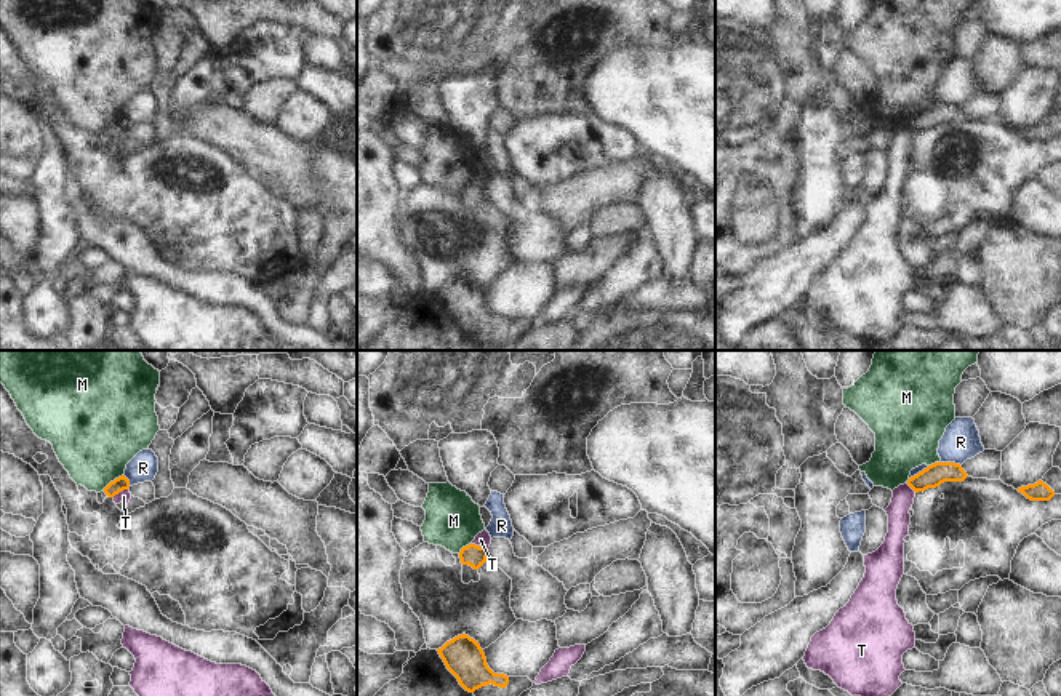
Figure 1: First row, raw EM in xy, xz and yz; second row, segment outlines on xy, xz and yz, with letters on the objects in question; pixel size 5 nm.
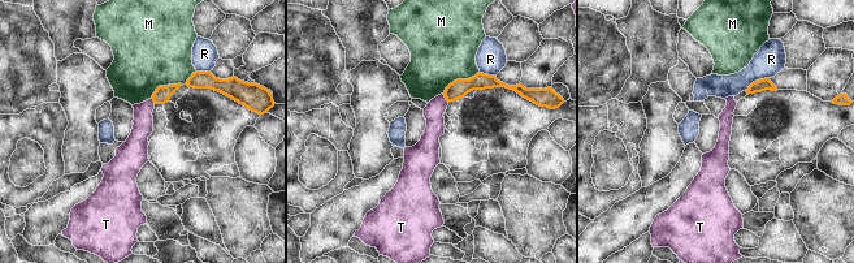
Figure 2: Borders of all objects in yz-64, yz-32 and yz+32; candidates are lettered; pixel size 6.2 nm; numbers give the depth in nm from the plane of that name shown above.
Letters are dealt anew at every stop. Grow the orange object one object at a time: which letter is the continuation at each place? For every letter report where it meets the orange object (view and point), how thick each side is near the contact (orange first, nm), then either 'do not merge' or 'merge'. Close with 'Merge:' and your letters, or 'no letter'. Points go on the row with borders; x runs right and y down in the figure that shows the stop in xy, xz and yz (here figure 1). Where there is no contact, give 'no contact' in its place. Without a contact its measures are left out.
M: meets orange in xy at (114, 480); 70 nm thick on the orange side, 440 nm on the other; do not merge
R: meets orange in yz at (951, 463); 110 nm thick on the orange side, 190 nm on the other; do not merge
T: meets orange in xy at (120, 490); 70 nm thick on the orange side, 60 nm on the other; do not merge
Merge: no letter

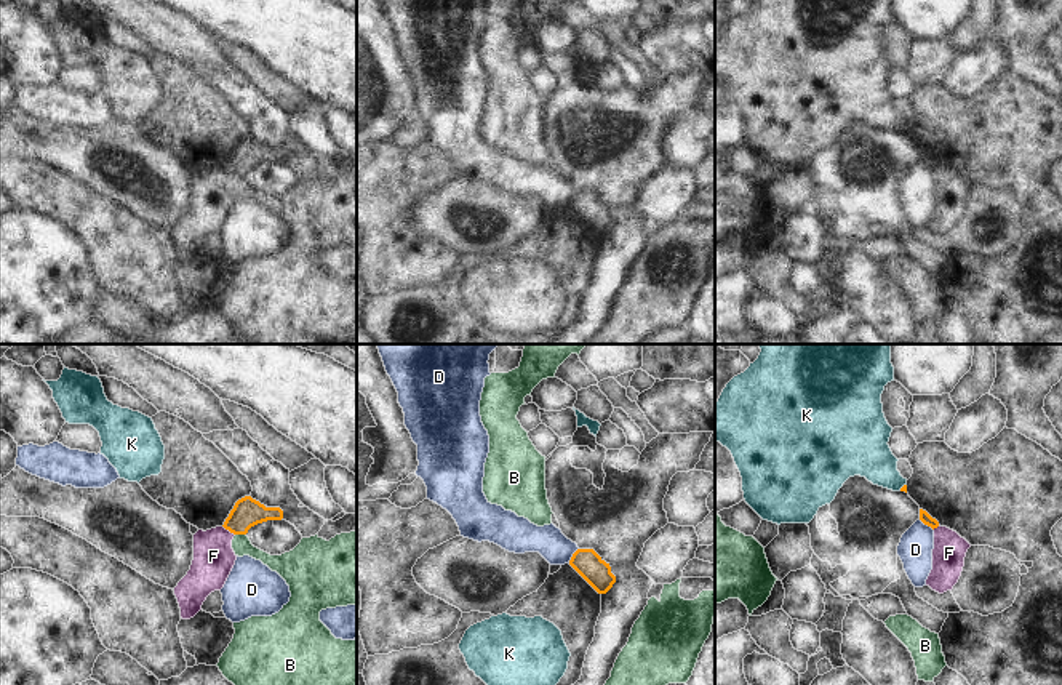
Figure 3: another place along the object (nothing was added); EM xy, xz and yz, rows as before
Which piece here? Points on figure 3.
B: meets orange in xy at (240, 533); 150 nm thick on the orange side, 100 nm on the other; do not merge
D: meets orange in xz at (573, 556); 140 nm thick on the orange side, 160 nm on the other; do not merge
F: meets orange in xy at (229, 530); 150 nm thick on the orange side, 200 nm on the other; do not merge
K: meets orange in yz at (904, 485); 30 nm thick on the orange side, 240 nm on the other; do not merge
Merge: no letter

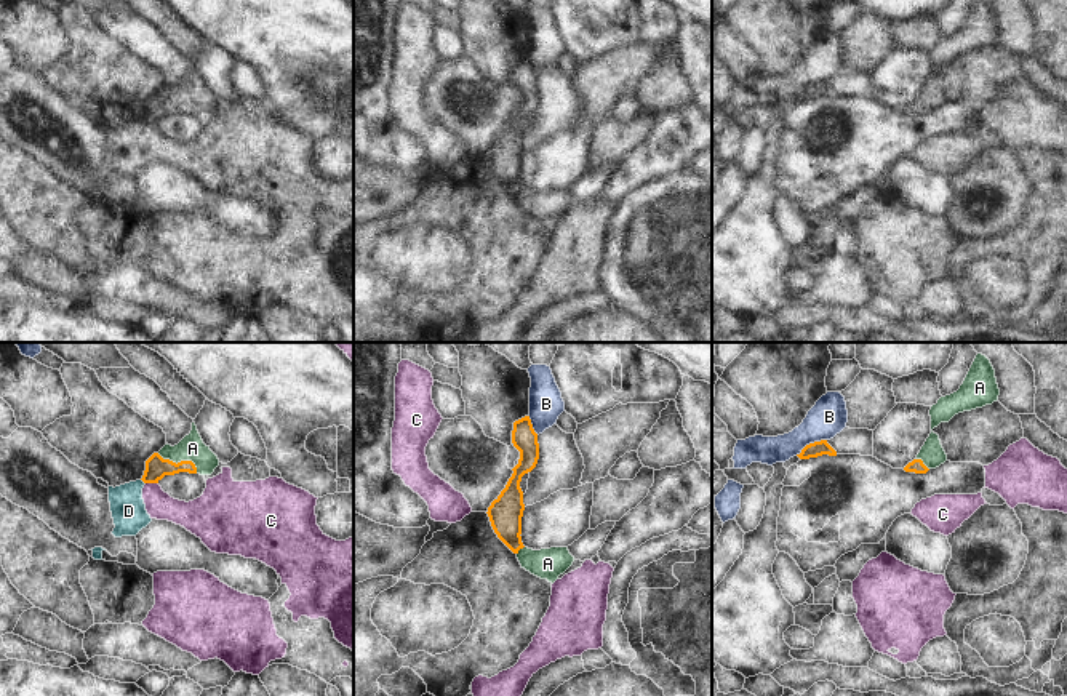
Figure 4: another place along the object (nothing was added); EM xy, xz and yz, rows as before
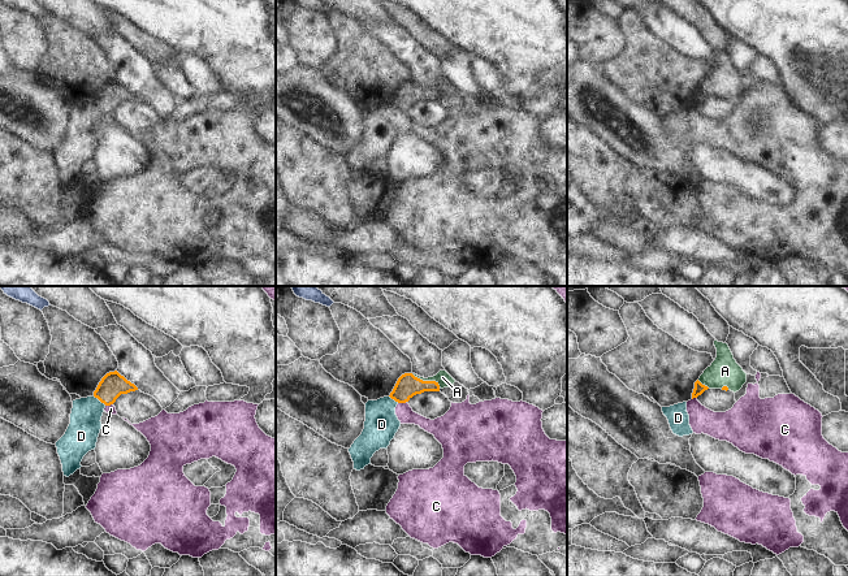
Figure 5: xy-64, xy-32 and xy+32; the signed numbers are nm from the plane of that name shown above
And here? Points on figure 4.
A: meets orange in xy at (179, 463); 110 nm thick on the orange side, 130 nm on the other; merge
B: meets orange in yz at (810, 444); 80 nm thick on the orange side, 190 nm on the other; do not merge
C: meets orange in xy at (152, 482); 110 nm thick on the orange side, 140 nm on the other; do not merge
D: meets orange in xy at (143, 480); 110 nm thick on the orange side, 180 nm on the other; do not merge
Merge: A

